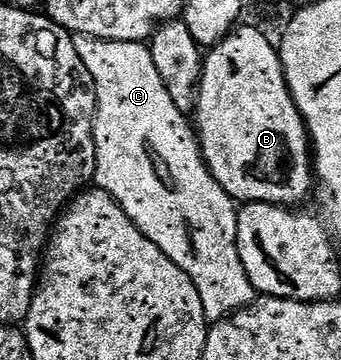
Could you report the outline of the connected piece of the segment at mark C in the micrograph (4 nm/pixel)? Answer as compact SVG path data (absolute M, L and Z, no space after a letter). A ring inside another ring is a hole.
M73 36L72 42L78 51L78 55L82 55L82 63L86 63L86 71L90 71L90 75L96 84L95 184L120 204L122 211L126 211L126 215L136 224L138 231L142 231L142 235L146 235L146 239L150 239L150 243L154 243L175 265L182 267L182 271L186 271L186 275L190 275L194 287L198 287L198 295L202 299L204 314L210 323L222 321L238 312L239 309L245 309L247 305L257 300L258 294L255 287L250 283L250 275L246 275L246 267L242 267L242 255L238 251L238 243L236 242L238 235L237 202L218 184L214 175L208 169L197 134L194 132L189 118L182 111L178 111L178 107L174 107L174 99L170 99L170 91L166 91L166 87L162 83L162 75L158 75L158 67L154 67L151 48L139 41L103 41L93 37Z

